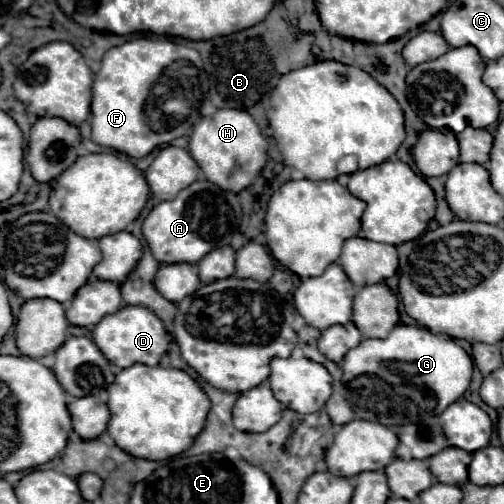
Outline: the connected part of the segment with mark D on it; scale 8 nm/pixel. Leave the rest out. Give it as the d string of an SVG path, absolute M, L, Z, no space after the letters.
M124 306L116 314L104 316L94 332L94 344L100 348L100 352L116 366L128 368L134 362L158 366L160 358L166 354L170 346L170 336L162 324L162 320L146 306Z

